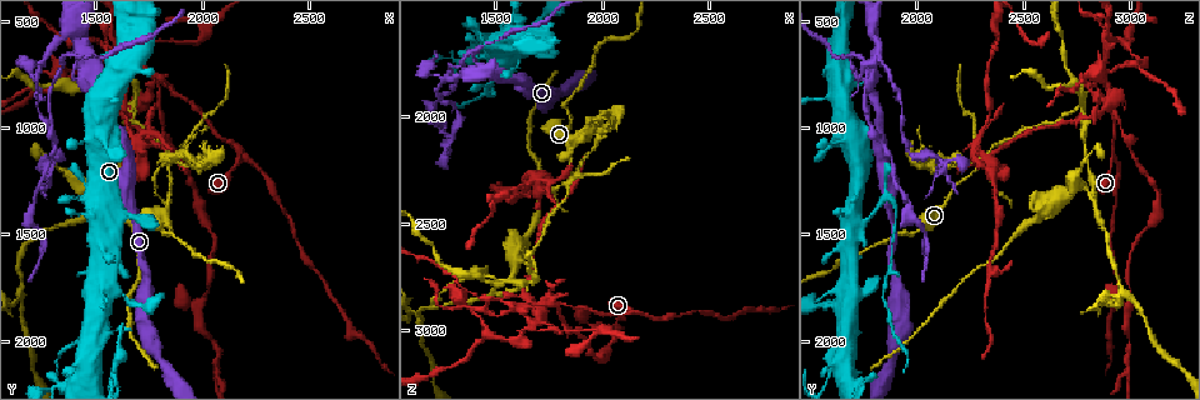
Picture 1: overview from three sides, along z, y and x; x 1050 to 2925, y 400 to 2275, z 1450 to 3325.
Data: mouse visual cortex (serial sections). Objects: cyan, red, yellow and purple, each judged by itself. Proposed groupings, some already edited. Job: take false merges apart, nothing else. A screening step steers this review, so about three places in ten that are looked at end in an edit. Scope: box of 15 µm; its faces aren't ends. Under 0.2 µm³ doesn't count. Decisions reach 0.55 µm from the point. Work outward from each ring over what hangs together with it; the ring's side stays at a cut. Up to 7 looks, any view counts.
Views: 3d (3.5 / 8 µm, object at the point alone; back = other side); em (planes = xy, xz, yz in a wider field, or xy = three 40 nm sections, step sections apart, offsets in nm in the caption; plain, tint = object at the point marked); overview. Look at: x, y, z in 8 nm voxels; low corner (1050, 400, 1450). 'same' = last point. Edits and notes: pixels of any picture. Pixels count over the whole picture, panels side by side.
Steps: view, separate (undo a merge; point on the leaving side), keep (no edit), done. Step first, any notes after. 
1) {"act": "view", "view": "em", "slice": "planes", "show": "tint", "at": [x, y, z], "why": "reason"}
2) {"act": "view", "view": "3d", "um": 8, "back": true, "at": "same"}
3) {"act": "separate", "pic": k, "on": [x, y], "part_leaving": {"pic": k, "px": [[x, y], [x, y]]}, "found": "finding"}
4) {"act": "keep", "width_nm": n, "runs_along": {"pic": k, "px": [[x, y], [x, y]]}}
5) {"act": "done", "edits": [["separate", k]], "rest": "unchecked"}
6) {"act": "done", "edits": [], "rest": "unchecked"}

{"act": "view", "view": "3d", "um": 3.5, "at": [1860, 1170, 2300], "why": "three-way junction"}

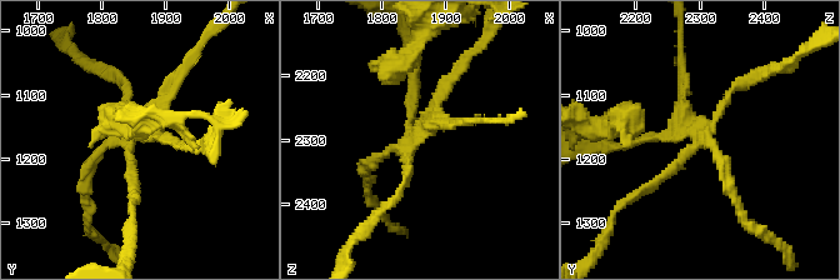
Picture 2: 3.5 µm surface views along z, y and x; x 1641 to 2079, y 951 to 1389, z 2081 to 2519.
{"act": "view", "view": "em", "slice": "xy", "step": 3, "show": "tint", "at": [1840, 1165, 2305]}

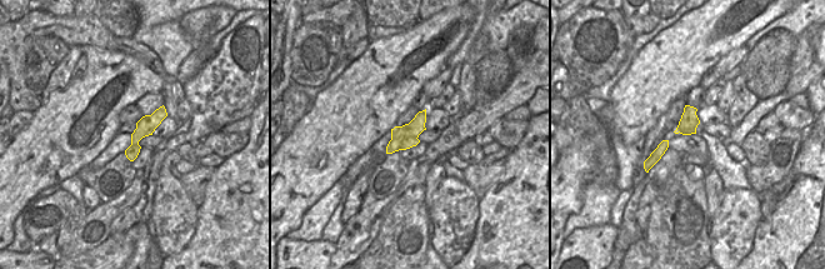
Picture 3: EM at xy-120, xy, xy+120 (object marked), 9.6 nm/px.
{"act": "separate", "pic": 2, "on": [436, 119], "border": {"pic": 3, "px": [[416, 138], [406, 138], [399, 149]]}, "found": "a second cell is stuck on"}

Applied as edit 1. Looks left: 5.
{"act": "view", "view": "overview", "why": "see it whole again"}

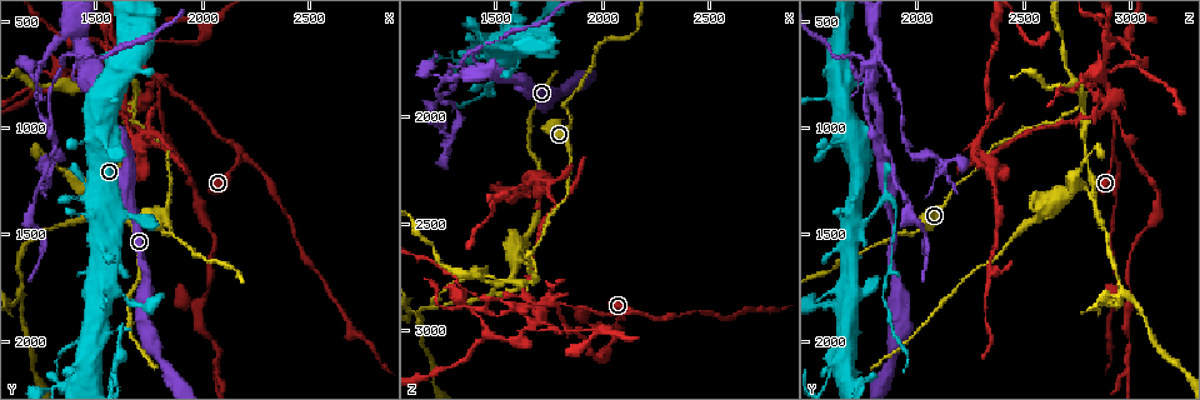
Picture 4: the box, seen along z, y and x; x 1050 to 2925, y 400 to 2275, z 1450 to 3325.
{"act": "view", "view": "3d", "um": 3.5, "back": true, "at": [2160, 1170, 2910], "why": "calibre changes"}

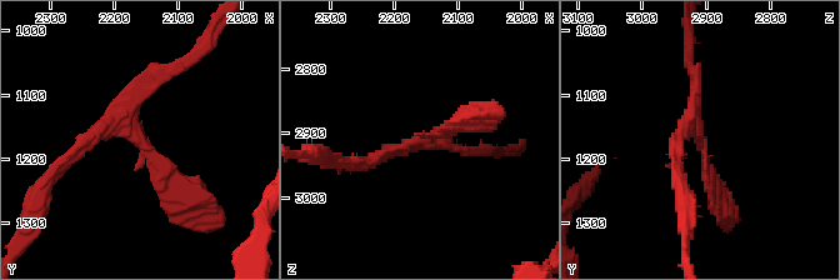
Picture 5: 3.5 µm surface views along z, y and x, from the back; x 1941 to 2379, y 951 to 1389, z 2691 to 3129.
{"act": "view", "view": "em", "slice": "xy", "step": 2, "show": "tint", "at": [2170, 1170, 2915]}

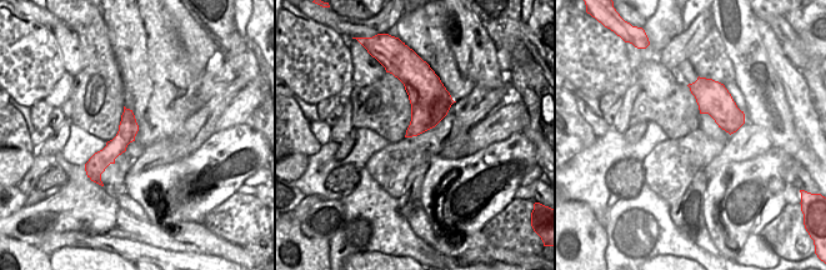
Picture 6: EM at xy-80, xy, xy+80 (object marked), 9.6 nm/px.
{"act": "keep", "runs_along": {"pic": 6, "px": [[129, 113], [126, 134], [95, 168]]}, "found": "continuous, no second cell"}

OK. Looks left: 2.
{"act": "view", "view": "em", "slice": "xy", "step": 1, "show": "tint", "at": [1610, 610, 2900], "why": "a narrow waist"}

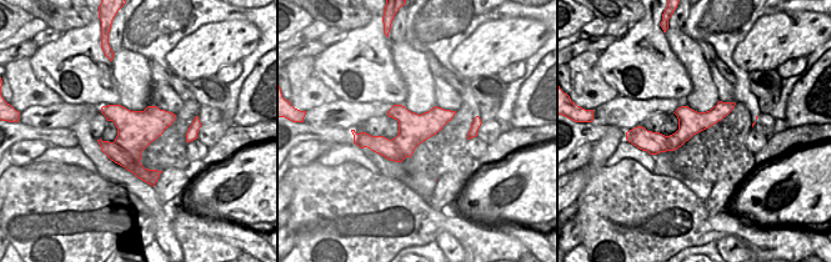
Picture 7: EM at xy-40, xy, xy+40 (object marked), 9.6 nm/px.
{"act": "view", "view": "3d", "um": 3.5, "at": "same"}

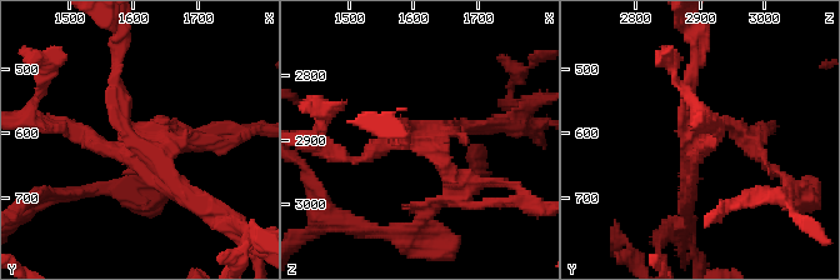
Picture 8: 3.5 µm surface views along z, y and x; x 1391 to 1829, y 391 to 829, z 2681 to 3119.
{"act": "separate", "pic": 8, "on": [440, 143], "part_leaving": {"pic": 8, "px": [[259, 245], [163, 173]]}, "found": "two cells meet here"}

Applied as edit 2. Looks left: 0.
{"act": "done", "edits": [["separate", 2], ["separate", 8]], "rest": "unchecked"}

